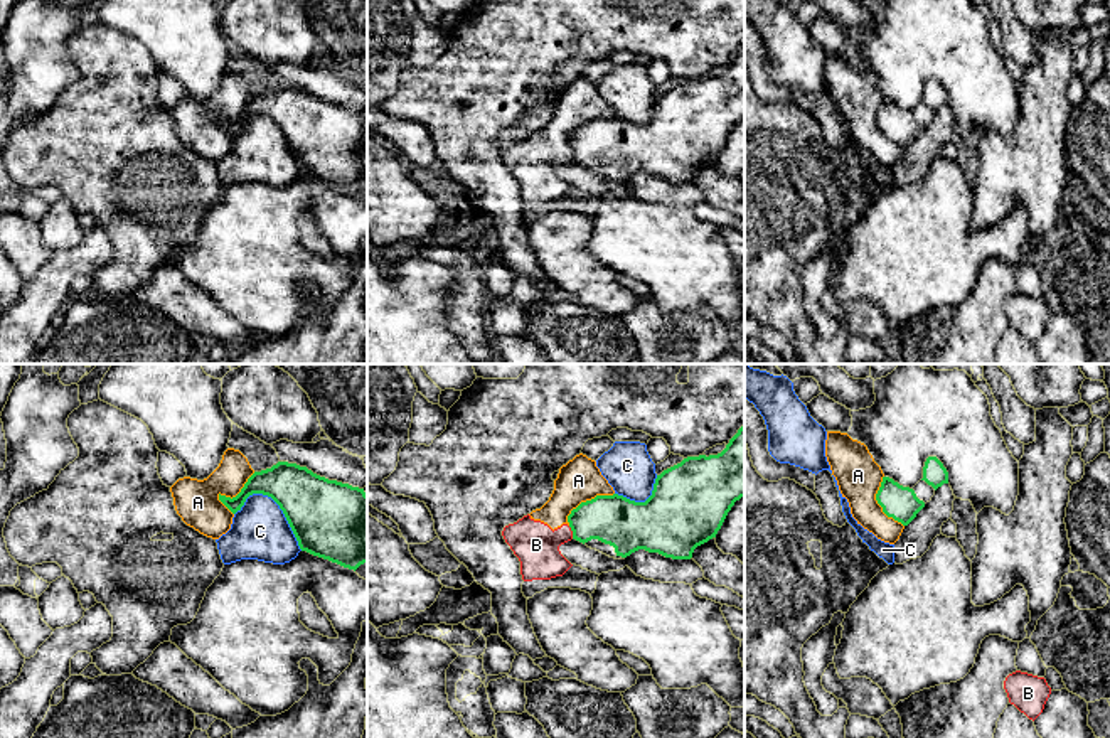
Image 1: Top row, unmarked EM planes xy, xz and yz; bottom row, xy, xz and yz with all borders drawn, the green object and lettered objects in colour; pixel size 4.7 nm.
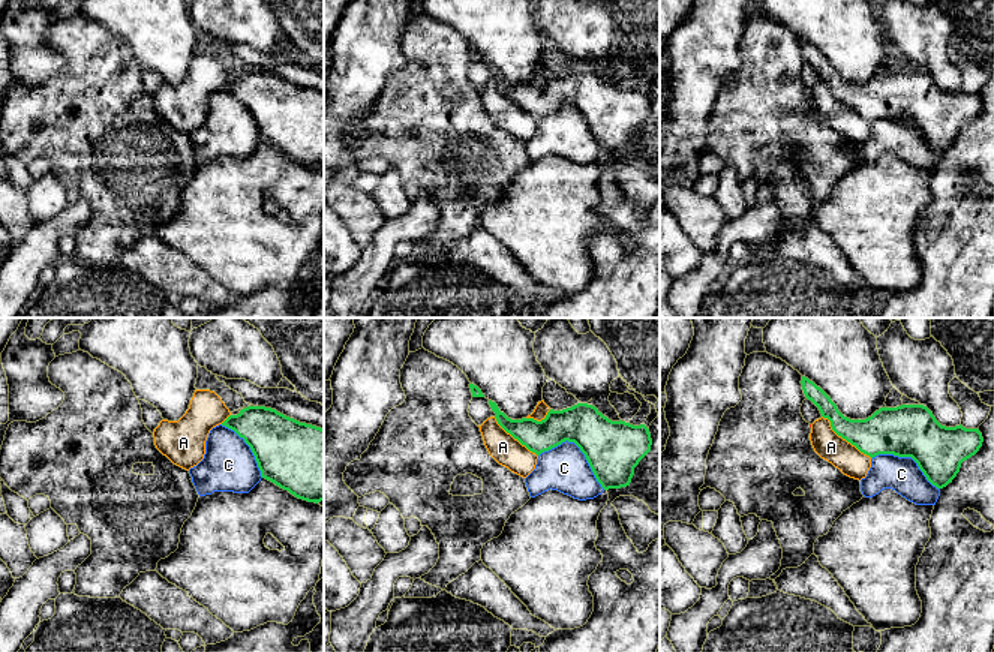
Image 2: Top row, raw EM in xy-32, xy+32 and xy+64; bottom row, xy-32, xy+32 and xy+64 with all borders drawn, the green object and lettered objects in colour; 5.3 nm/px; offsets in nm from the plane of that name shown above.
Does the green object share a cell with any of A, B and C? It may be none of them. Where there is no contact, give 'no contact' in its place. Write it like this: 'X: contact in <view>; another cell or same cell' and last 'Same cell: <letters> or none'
A: contact in xy; another cell
B: contact in xz; another cell
C: contact in xy; another cell
Same cell: none

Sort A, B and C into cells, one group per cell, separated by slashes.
A B / C

